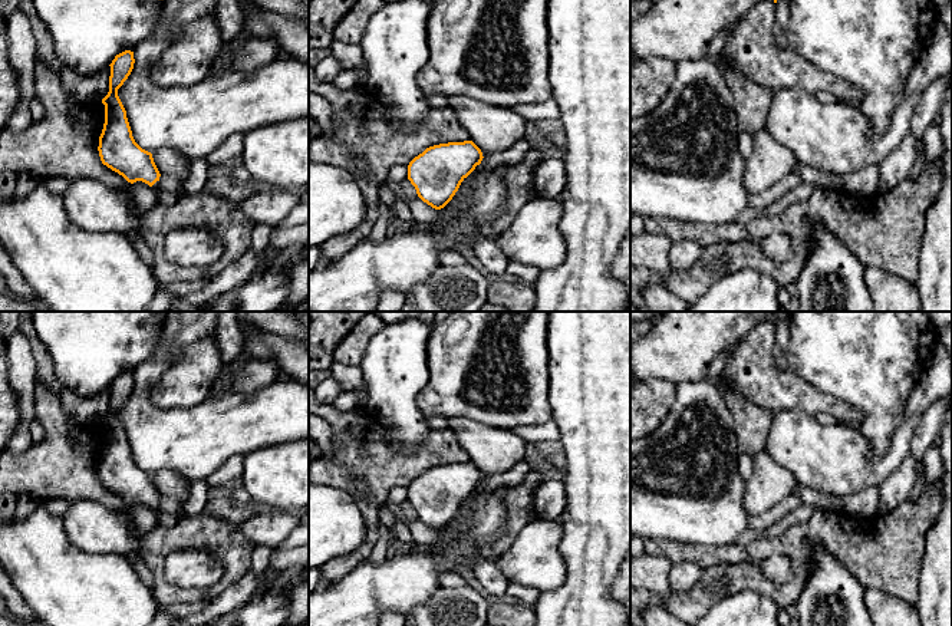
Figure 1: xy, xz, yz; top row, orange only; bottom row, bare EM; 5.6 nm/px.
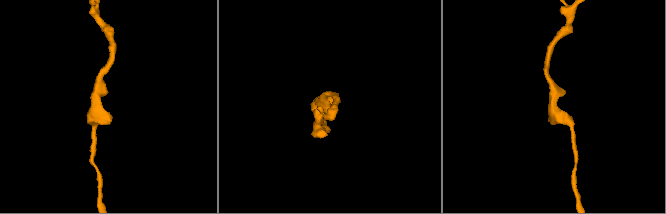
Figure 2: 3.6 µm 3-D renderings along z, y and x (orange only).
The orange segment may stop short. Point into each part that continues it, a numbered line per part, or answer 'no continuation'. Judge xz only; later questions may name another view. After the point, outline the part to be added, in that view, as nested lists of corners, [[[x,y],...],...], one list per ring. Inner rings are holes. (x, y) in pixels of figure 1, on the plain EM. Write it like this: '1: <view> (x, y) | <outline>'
no continuation

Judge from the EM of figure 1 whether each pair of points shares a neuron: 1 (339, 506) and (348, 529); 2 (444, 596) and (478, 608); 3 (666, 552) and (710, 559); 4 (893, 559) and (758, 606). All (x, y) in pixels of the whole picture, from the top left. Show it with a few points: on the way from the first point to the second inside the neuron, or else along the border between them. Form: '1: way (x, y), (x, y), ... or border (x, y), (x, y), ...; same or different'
1: way (339, 511), (342, 523); same
2: way (453, 605), (455, 608), (470, 608); same
3: way (677, 552), (700, 554); same
4: border (740, 592), (754, 590), (763, 593), (781, 608); different

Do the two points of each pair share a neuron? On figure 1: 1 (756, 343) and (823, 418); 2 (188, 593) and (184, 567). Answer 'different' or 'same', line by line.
1: different
2: different

